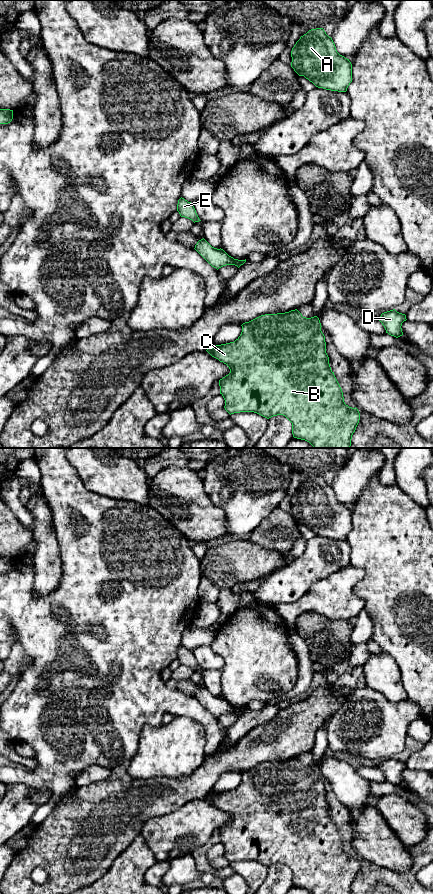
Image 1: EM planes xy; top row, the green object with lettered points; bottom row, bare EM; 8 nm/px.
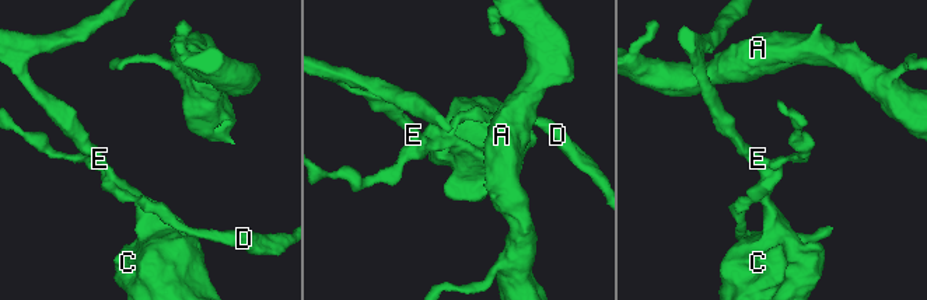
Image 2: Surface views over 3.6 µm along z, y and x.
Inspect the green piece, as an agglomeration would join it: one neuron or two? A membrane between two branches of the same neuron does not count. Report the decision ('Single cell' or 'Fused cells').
Fused cells

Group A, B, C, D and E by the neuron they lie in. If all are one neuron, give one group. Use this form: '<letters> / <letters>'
A D / B C E

